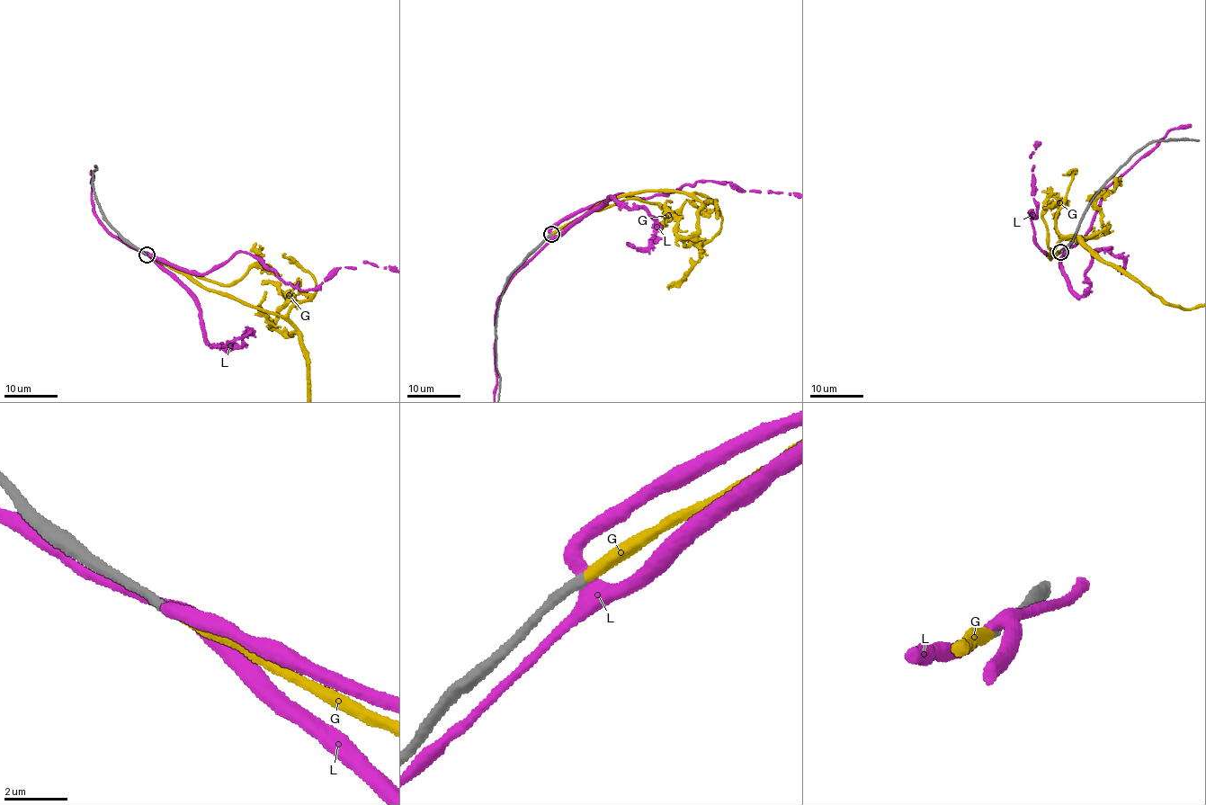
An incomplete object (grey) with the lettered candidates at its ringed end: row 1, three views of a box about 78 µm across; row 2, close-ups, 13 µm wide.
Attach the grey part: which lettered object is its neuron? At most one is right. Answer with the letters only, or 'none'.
G

